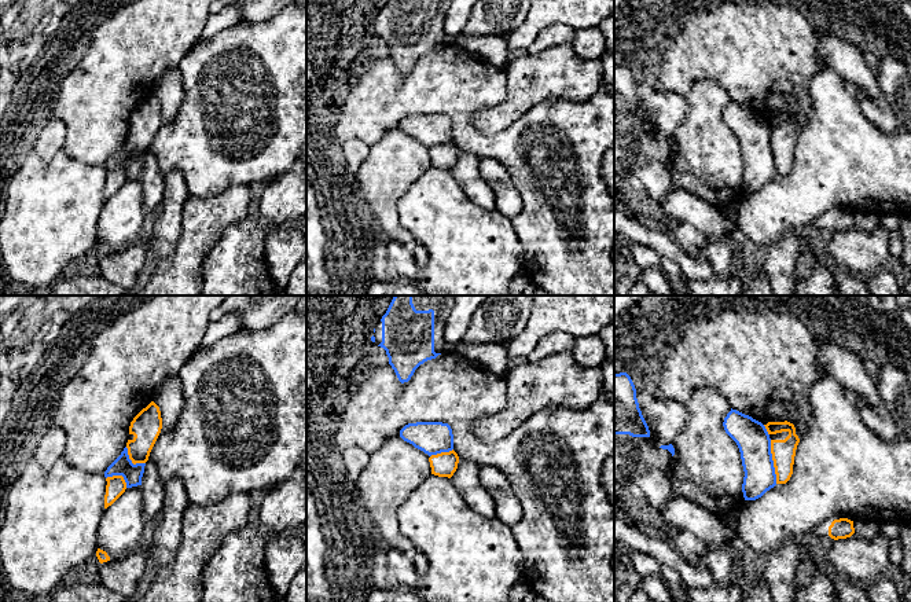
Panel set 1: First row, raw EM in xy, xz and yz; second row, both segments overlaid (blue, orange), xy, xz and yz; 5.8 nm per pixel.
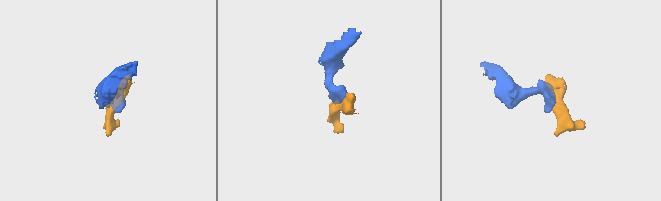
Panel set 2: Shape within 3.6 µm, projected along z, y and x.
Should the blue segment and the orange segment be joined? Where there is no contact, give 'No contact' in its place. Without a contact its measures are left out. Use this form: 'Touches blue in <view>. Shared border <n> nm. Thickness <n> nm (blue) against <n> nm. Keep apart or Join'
Touches blue in yz. Shared border 260 nm. Thickness 190 nm (blue) against 140 nm. Keep apart

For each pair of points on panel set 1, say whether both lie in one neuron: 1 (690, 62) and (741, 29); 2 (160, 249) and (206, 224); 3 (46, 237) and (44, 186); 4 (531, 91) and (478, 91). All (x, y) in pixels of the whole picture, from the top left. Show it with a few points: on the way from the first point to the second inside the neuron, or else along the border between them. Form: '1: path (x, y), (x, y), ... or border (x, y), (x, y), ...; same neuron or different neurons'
1: path (702, 50), (716, 40), (728, 40); same neuron
2: border (183, 208), (182, 232), (177, 243), (157, 264); different neurons
3: path (46, 224), (44, 198); same neuron
4: border (504, 68), (506, 96), (495, 105), (478, 109); different neurons

